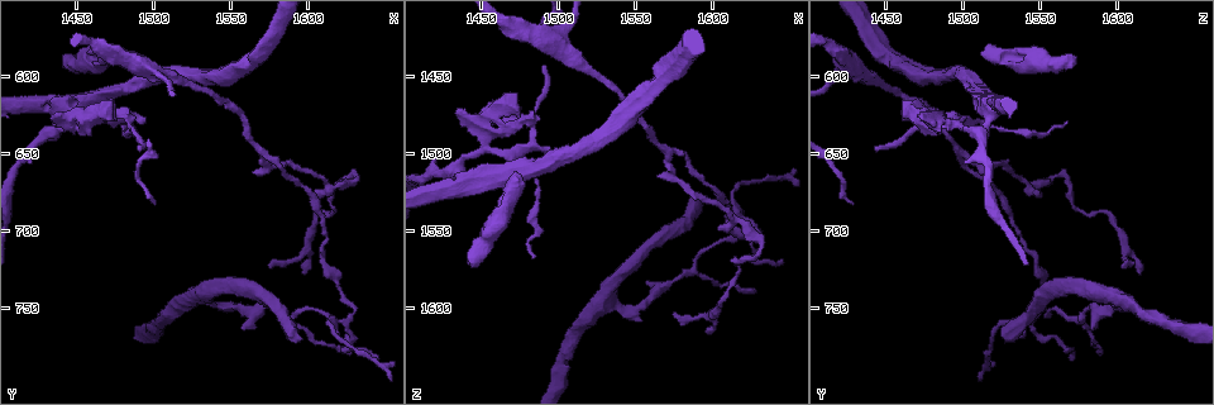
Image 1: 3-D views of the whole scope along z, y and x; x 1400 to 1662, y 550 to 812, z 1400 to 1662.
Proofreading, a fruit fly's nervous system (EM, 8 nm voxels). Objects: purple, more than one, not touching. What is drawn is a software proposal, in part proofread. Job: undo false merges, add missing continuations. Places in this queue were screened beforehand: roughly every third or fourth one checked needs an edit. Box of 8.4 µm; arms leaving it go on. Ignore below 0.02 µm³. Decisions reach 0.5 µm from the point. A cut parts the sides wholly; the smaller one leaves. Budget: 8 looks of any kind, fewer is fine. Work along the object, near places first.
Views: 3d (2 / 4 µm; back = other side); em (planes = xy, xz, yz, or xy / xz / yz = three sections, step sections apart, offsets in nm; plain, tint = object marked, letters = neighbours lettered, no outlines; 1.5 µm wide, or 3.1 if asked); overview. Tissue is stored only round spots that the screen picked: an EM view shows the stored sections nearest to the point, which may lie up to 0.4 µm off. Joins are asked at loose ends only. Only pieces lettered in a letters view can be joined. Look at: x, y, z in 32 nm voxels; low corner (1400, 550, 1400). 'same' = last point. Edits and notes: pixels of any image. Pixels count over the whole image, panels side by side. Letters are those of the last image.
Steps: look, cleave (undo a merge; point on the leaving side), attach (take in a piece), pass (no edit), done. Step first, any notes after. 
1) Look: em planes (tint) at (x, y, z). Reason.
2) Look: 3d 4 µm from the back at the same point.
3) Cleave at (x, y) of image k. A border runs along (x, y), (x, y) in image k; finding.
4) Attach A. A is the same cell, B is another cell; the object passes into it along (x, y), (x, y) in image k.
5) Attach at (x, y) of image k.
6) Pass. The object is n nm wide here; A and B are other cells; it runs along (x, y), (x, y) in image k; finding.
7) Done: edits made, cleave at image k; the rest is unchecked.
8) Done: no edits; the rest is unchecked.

Look: em yz step 8 (tint) at (1594, 770, 1526).

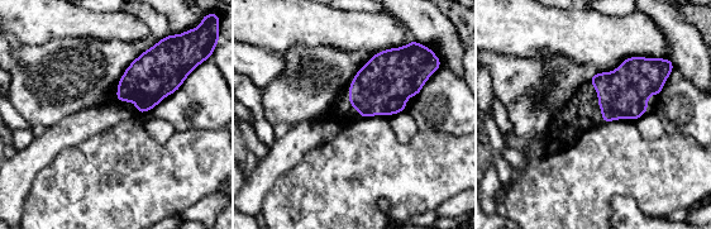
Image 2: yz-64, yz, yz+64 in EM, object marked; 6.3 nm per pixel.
Look: em planes (letters) at the same point.

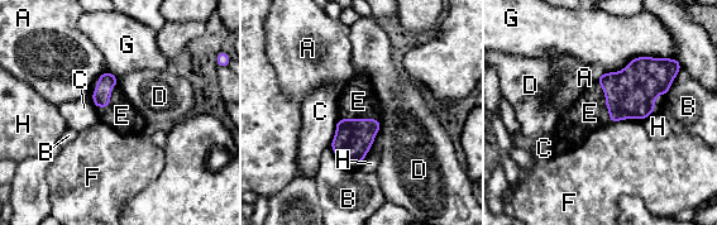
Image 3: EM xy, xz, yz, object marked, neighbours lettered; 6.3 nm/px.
Attach E. The longest contact is with G, 460 nm; E is the same cell, A, B, C, D, F, G and H are other cells; the object passes into it along (630, 94), (606, 104), (589, 113) in image 3; the cell continues.

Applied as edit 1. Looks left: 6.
Look: em xy step 4 (letters) at (1634, 664, 1562). Abrupt turn.

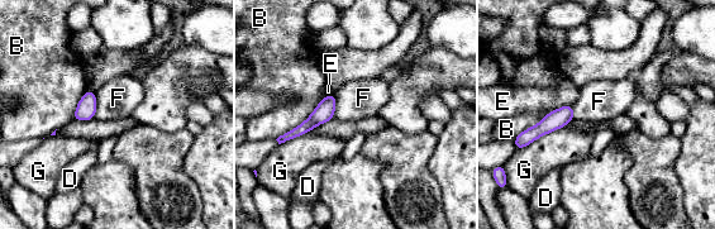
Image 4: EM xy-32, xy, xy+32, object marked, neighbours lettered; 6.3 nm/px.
Pass. B, D, E, F and G are other cells; it runs along (332, 98), (308, 125), (287, 137) in image 4; all the same cell.

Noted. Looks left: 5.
Look: em planes (letters) at (1628, 778, 1588). Tapers out.

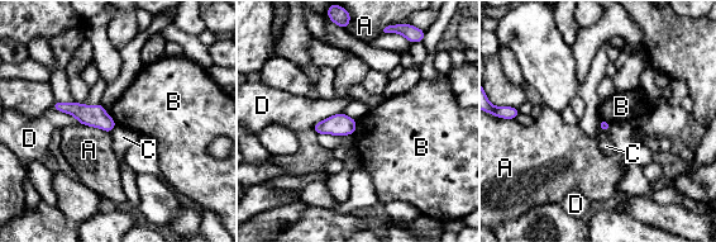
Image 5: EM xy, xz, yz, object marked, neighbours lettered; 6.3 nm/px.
Pass. The object is 70 nm wide here; A, B, C and D are other cells; it runs along (56, 105), (74, 108), (111, 124) in image 5; none of them fits.

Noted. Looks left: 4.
Done: edits made, attach at image 3; the rest is unchecked.

